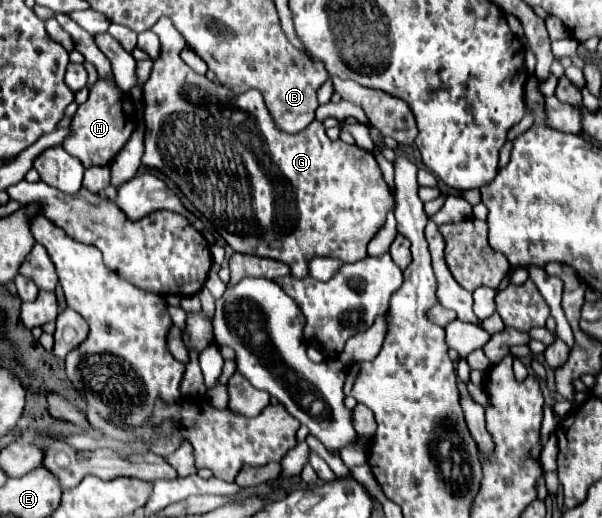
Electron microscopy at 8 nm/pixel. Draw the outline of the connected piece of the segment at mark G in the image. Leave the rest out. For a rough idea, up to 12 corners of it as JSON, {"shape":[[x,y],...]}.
{"shape":[[168,17],[146,151],[240,253],[344,263],[396,197],[320,121],[276,131],[180,57]]}

